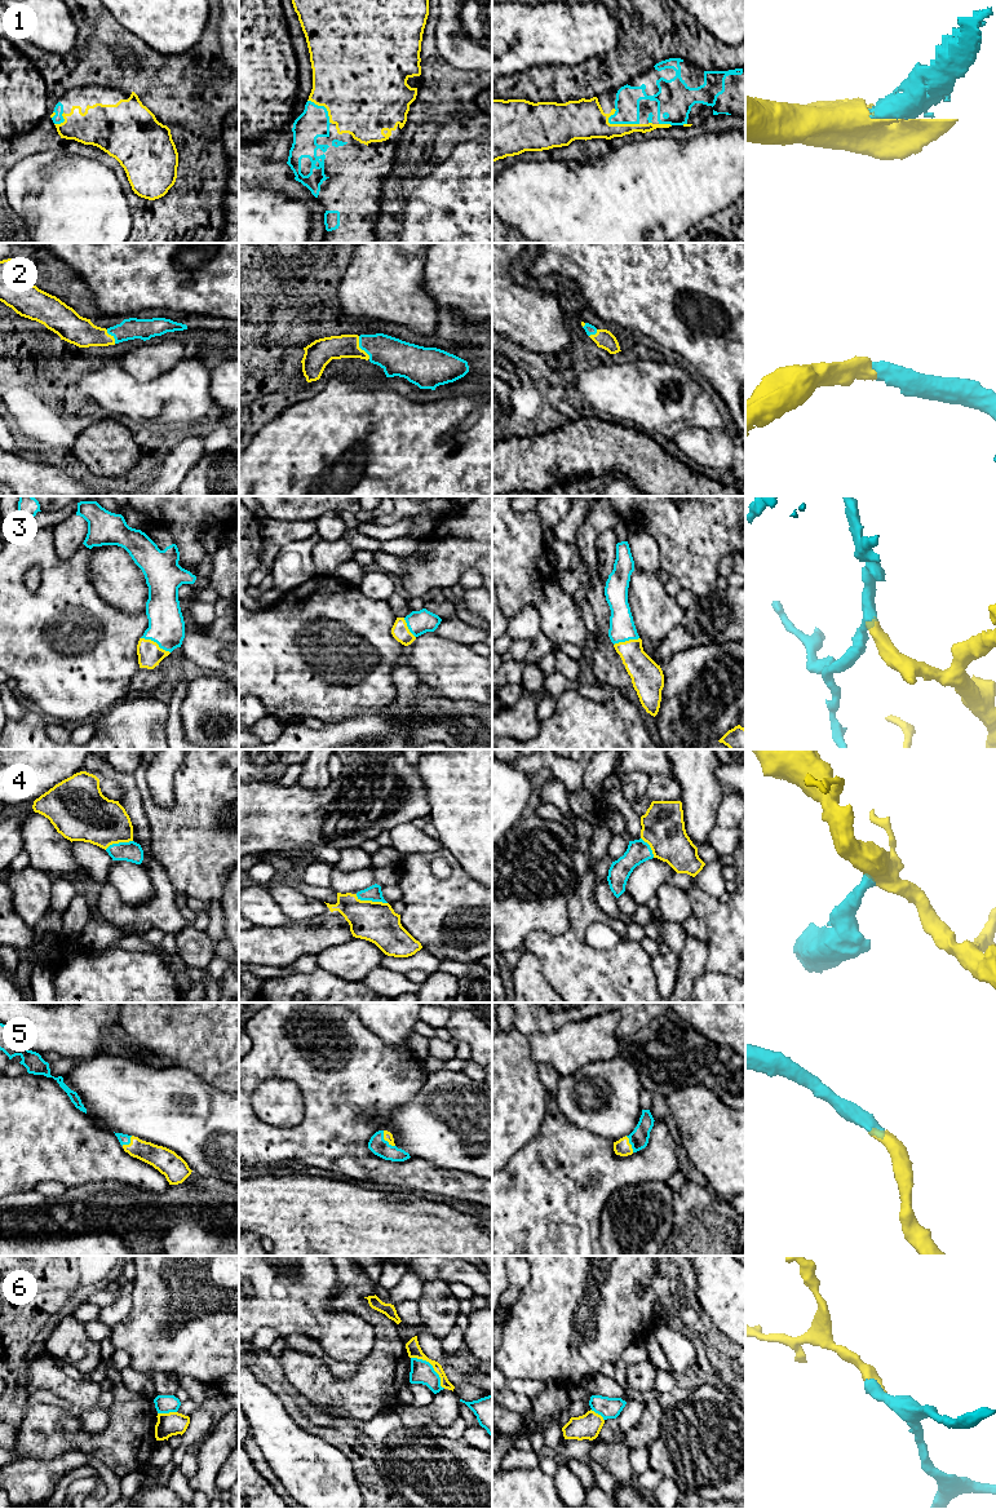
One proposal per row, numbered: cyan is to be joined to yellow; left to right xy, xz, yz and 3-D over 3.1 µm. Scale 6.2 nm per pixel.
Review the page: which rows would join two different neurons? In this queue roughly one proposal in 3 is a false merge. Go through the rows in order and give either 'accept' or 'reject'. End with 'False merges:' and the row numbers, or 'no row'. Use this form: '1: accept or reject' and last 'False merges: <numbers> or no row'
1: accept
2: accept
3: accept
4: accept
5: accept
6: reject
False merges: 6

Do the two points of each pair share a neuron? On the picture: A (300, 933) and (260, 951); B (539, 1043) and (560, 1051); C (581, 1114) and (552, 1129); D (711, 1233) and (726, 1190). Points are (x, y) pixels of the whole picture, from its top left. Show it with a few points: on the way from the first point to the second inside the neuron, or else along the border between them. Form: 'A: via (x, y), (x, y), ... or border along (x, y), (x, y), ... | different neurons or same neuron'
A: via (290, 942), (282, 946), (270, 946) | same neuron
B: via (544, 1048), (554, 1048) | same neuron
C: border along (560, 1110), (572, 1123), (596, 1134) | different neurons
D: border along (716, 1194), (727, 1200) | different neurons

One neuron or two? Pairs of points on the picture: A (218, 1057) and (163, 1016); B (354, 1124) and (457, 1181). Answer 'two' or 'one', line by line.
A: one
B: one

